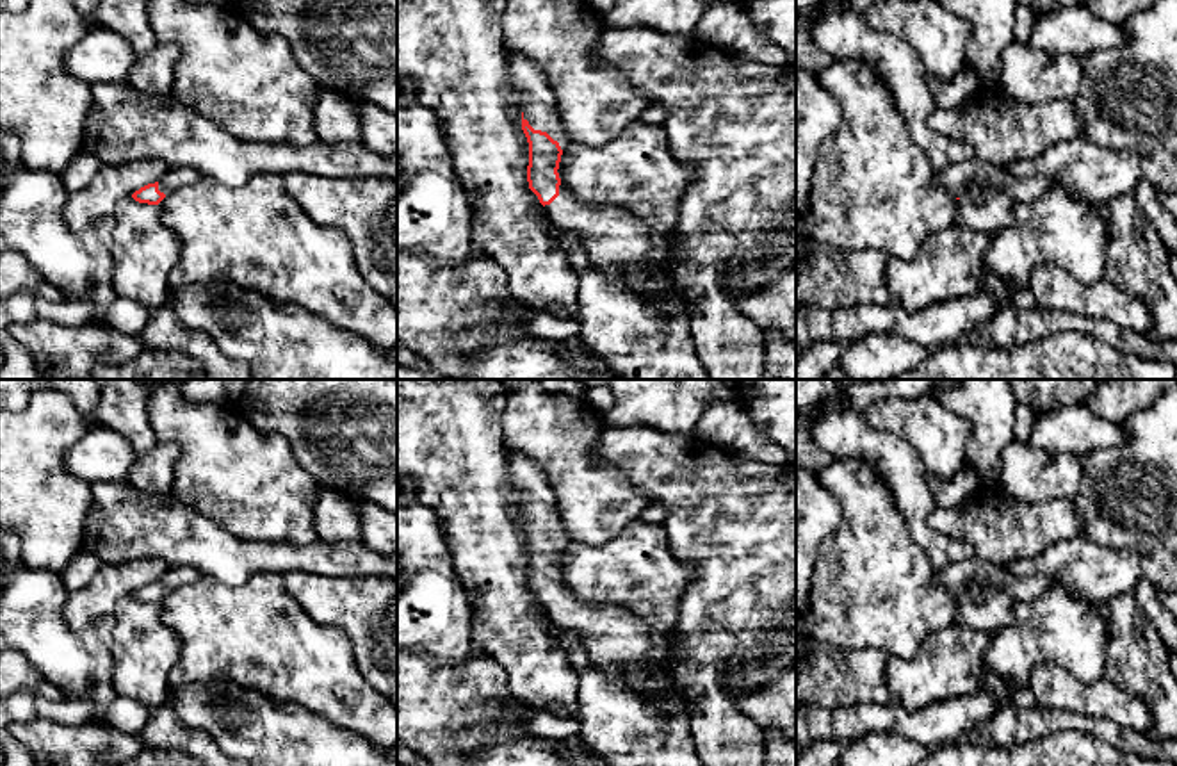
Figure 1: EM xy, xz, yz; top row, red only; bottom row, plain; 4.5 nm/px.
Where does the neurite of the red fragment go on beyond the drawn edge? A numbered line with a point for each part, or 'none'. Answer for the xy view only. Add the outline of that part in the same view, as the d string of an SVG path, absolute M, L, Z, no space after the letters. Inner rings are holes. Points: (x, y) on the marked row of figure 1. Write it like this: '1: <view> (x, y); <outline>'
1: xy (178, 177); M187 166L171 167L169 175L158 182L158 191L169 194L180 187L194 185L203 178L203 175L196 173Z

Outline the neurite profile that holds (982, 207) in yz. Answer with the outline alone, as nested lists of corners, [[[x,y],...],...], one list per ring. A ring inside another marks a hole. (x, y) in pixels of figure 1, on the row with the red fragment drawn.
[[[976,178],[960,196],[954,223],[994,237],[1013,224],[1015,201],[1002,189]]]

